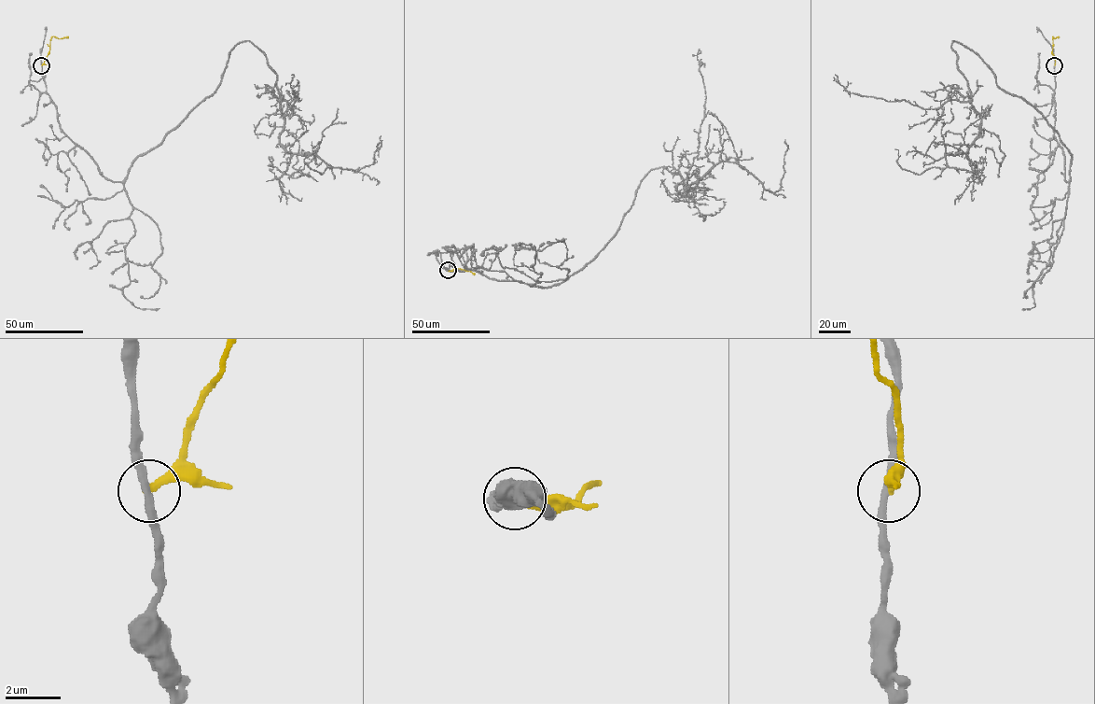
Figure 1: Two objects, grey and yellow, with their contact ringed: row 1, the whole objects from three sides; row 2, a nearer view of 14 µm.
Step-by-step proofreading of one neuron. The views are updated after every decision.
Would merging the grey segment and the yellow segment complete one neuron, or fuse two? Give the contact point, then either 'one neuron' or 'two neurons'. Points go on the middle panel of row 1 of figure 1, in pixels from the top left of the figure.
(448, 270) | two neurons

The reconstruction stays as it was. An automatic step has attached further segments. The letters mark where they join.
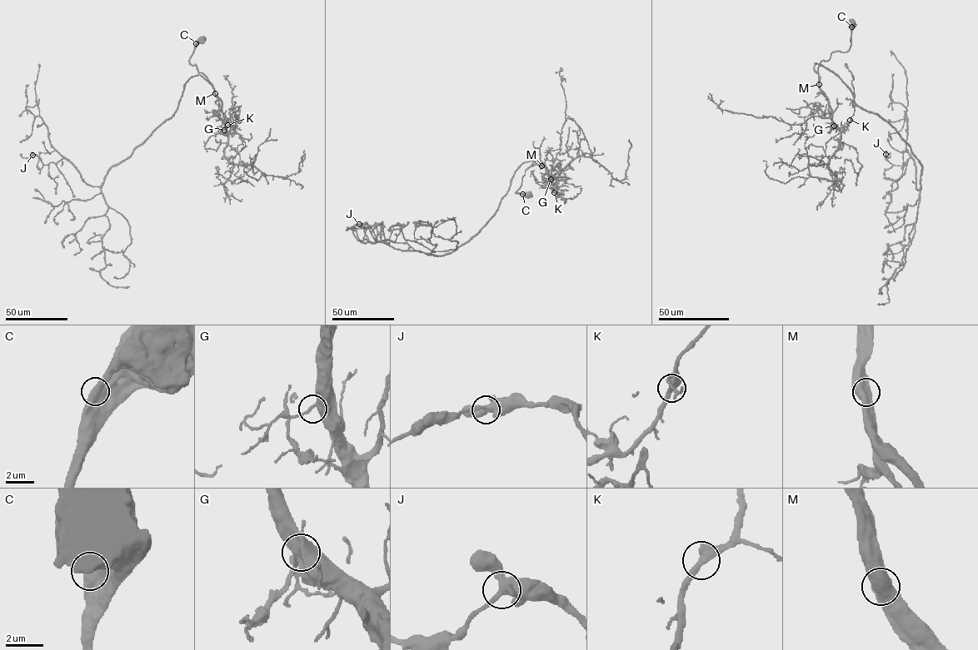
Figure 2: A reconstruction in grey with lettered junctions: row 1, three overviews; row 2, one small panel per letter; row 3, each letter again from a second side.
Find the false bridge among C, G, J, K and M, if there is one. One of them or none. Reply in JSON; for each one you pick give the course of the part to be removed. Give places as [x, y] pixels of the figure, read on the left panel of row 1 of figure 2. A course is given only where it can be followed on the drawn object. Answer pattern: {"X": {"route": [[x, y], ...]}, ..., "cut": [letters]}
{"cut": []}

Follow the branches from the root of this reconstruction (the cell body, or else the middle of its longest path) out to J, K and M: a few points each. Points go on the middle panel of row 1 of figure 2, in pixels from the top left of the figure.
J: (528, 195), (516, 191), (533, 161), (516, 171), (488, 222), (445, 255), (396, 249), (359, 224)
K: (528, 195), (516, 191), (525, 171), (534, 164), (543, 165), (548, 170), (554, 192)
M: (528, 195), (516, 192), (525, 171), (534, 164), (541, 166)

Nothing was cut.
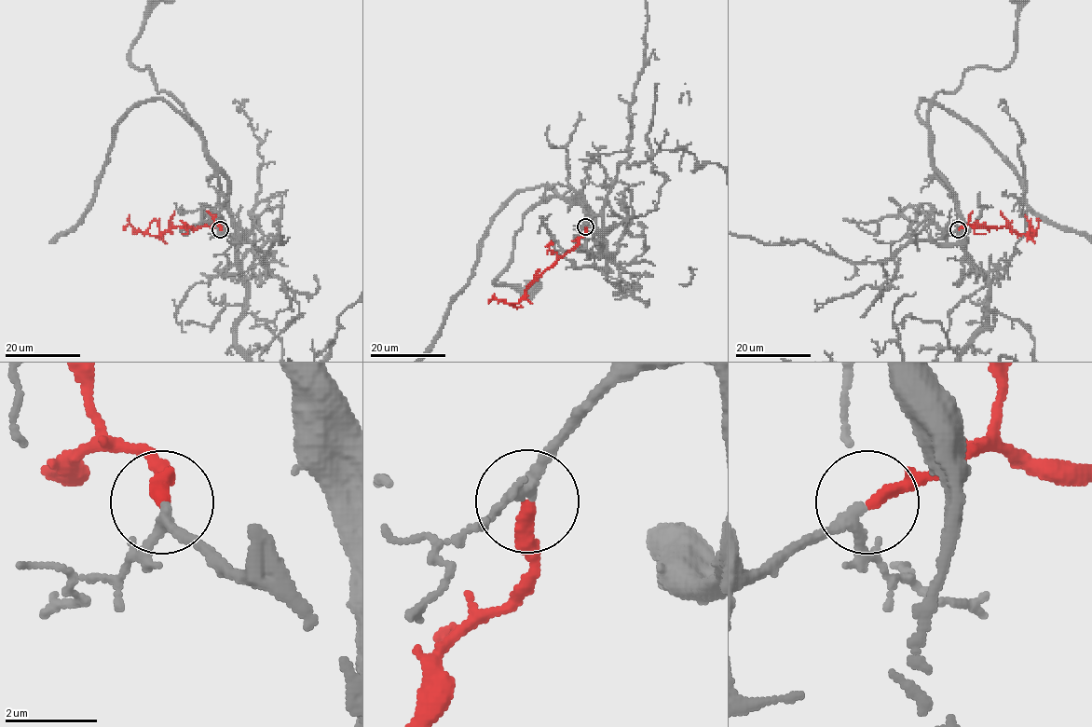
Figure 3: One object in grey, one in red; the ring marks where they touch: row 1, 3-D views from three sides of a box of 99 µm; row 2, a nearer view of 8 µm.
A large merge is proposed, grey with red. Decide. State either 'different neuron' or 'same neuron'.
same neuron

